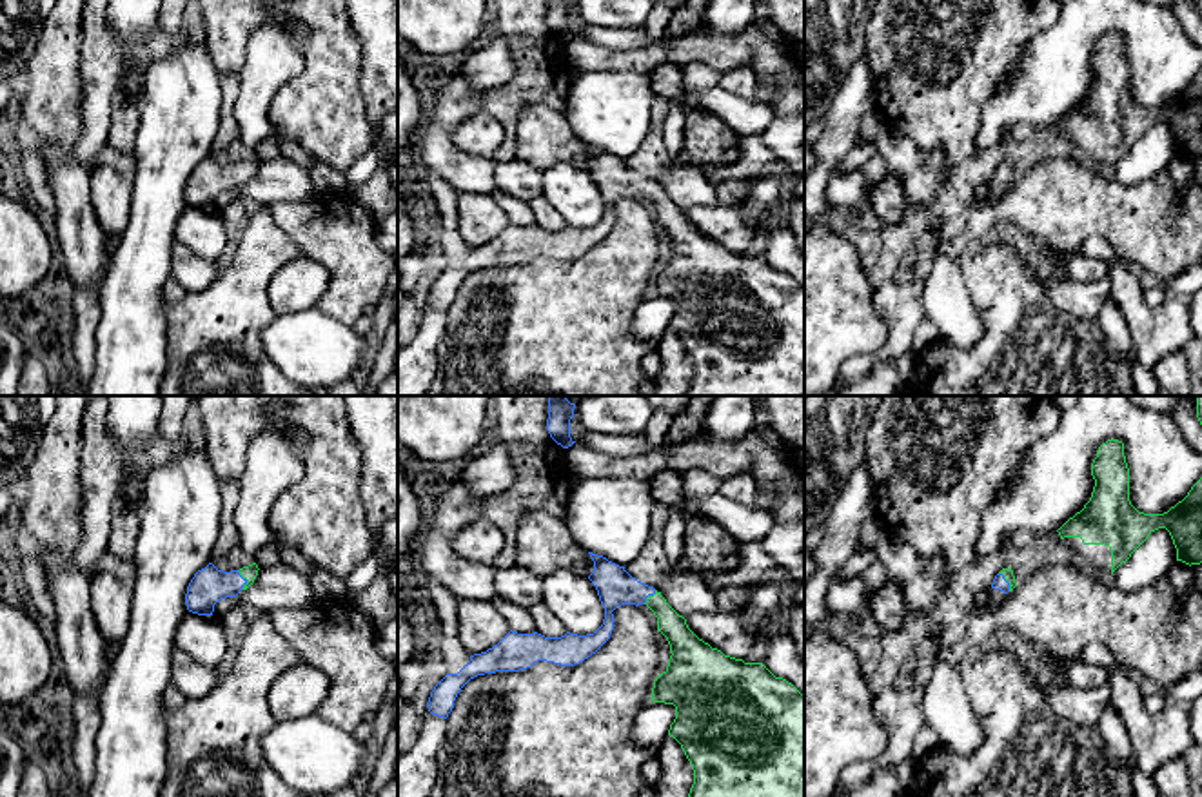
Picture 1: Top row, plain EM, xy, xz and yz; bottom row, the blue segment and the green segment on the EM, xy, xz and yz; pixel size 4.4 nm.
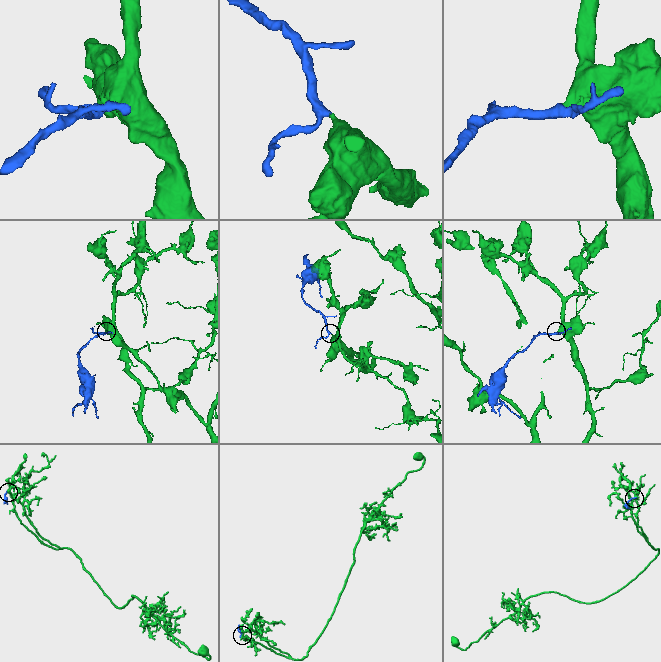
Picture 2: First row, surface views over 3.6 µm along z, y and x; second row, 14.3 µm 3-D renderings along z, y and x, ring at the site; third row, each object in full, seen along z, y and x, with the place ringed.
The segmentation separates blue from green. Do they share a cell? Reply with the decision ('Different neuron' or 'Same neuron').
Same neuron

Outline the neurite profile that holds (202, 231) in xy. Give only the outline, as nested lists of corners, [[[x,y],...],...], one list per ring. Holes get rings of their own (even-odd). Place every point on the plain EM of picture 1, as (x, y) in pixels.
[[[187,205],[176,225],[176,241],[216,263],[227,245],[225,221],[216,209]]]

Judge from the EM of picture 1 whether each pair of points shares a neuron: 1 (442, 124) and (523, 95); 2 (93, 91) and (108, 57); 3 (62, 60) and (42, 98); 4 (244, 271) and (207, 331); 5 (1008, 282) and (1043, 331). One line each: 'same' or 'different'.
1: different
2: same
3: same
4: same
5: same

